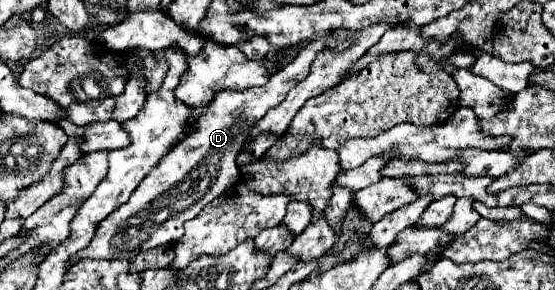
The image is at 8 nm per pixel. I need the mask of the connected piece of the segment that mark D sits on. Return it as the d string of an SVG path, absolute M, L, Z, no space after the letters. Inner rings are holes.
M328 34L324 38L311 40L300 49L297 55L272 76L272 83L247 91L227 91L219 93L211 105L203 107L203 117L195 125L195 133L189 133L179 145L175 145L161 161L147 173L141 185L135 189L131 199L107 215L95 231L91 243L71 257L69 265L75 265L79 259L97 257L97 259L133 259L143 251L149 251L157 245L175 243L183 237L183 223L197 217L199 211L227 191L239 175L237 155L241 153L243 141L247 139L247 129L255 125L269 109L277 107L287 93L303 81L309 74L316 55L323 49L345 51L349 43Z

